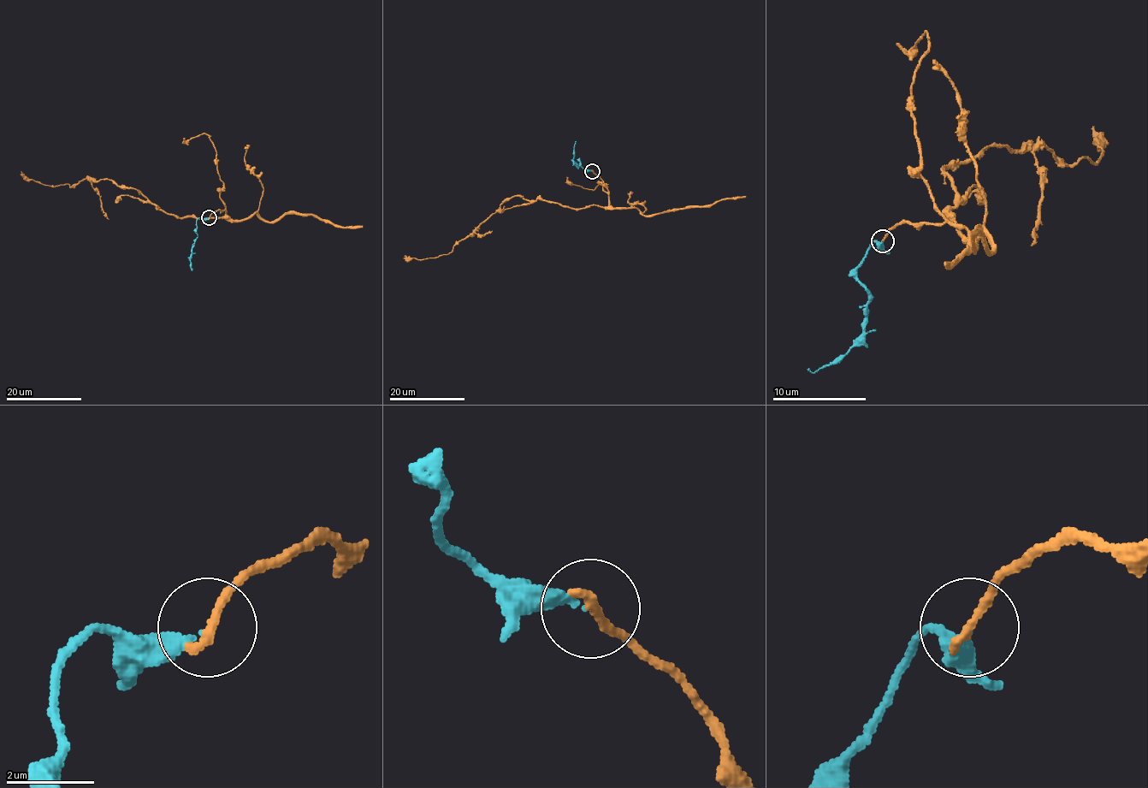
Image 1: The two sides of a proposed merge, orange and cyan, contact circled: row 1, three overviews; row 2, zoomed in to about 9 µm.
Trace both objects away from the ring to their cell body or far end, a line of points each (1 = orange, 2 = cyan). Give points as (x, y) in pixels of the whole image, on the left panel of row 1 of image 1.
1: (210, 217), (225, 210), (223, 216), (177, 217), (108, 180), (48, 186), (20, 171)
2: (209, 218), (199, 218), (196, 222), (196, 239), (190, 259), (192, 269)

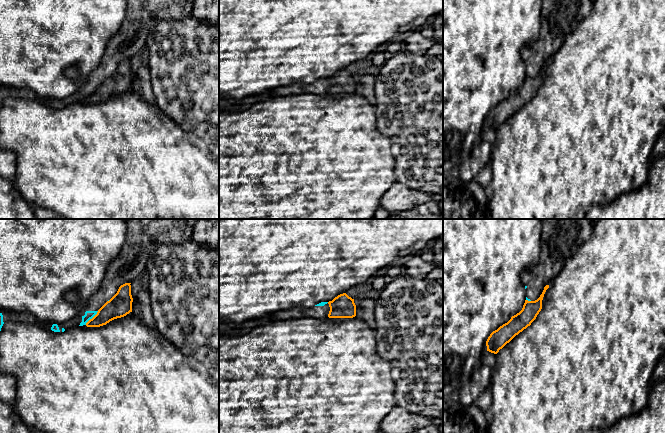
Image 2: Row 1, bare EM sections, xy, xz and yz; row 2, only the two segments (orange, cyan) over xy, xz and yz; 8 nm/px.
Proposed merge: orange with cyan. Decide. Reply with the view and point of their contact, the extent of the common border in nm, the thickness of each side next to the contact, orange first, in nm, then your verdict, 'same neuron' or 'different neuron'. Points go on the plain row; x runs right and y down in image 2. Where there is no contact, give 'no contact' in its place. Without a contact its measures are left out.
xy (92, 94) | 160 nm | 180/70 nm | different neuron

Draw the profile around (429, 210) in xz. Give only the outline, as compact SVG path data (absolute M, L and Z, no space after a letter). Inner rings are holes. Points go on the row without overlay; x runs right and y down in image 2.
M431 200L410 210L394 213L390 219L443 219L443 214L439 204Z

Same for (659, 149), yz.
M665 130L663 133L660 134L660 136L657 139L652 155L650 157L650 161L653 161L659 156L663 155L665 155Z

